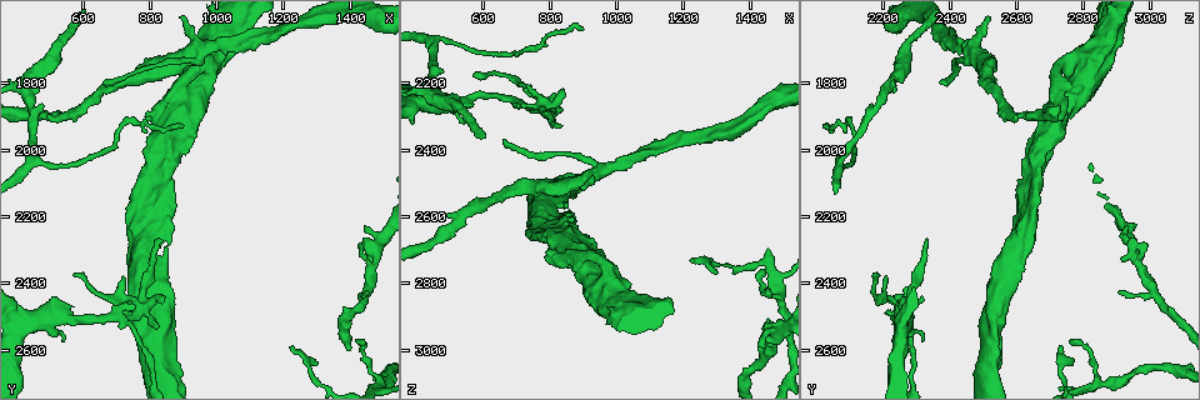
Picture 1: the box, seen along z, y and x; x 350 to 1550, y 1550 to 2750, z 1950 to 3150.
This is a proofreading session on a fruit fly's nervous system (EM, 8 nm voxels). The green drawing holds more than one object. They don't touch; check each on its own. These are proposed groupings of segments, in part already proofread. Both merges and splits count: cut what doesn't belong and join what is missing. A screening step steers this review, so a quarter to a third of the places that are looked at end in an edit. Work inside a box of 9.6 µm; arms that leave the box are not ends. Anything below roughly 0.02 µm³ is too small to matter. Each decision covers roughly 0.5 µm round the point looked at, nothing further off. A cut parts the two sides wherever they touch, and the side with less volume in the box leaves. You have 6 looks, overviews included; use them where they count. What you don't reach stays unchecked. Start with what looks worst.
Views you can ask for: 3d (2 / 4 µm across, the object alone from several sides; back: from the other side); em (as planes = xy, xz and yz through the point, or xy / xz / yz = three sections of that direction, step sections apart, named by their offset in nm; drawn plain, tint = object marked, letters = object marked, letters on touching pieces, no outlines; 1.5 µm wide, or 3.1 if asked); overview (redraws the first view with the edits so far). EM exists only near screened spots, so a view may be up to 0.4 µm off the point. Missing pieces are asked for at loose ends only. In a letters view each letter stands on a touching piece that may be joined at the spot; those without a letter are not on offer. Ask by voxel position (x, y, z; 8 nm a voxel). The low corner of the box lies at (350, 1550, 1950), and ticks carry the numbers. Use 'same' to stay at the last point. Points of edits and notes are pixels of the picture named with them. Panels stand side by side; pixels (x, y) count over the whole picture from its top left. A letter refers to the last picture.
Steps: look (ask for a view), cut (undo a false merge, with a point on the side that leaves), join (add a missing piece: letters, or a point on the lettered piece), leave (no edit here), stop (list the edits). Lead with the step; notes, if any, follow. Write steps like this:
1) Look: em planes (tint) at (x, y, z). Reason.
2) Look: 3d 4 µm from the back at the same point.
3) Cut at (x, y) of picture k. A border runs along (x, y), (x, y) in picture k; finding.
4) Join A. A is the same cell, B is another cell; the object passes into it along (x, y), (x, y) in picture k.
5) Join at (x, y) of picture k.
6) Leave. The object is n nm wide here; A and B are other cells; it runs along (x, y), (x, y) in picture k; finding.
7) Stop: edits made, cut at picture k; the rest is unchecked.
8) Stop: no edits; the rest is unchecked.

Look: em yz step 4 (letters) at (780, 1900, 2730). Free end.

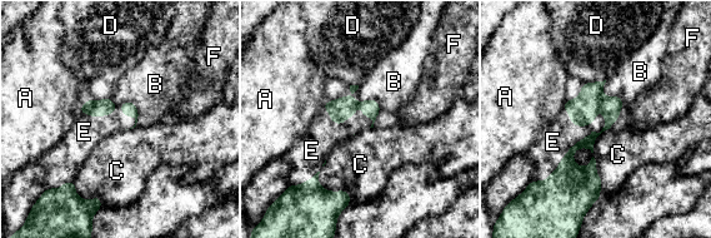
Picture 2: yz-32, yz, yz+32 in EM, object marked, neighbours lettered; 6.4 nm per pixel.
Look: em planes (letters) at the same point. Cut it another way.

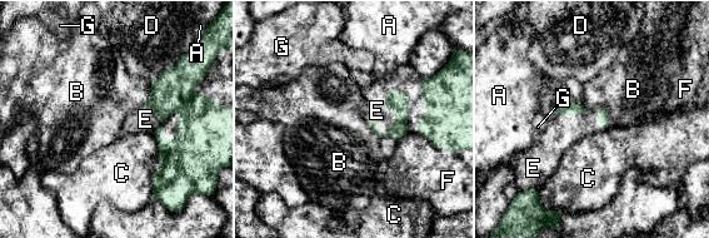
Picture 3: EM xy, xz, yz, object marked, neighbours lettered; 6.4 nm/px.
Join E. The longest contact is with C, 420 nm; E is the same cell, A, B, C, D, F and G are other cells; the object passes into it along (399, 104), (392, 114), (377, 110) in picture 3; it goes on there.

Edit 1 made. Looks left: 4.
Look: em yz step 4 (letters) at (750, 2480, 2270). Sharp bend.

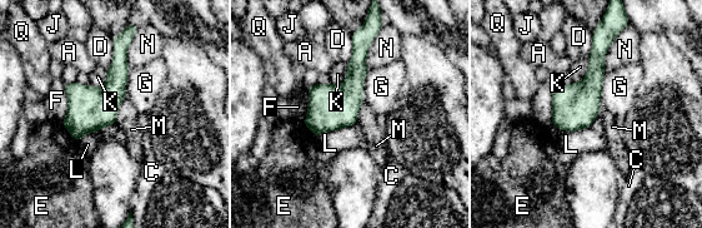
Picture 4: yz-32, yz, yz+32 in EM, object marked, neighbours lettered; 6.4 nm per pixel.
Leave. The longest contact is with L, 360 nm; A, C, D, E, F, G, J, K, L, M, N and Q are other cells; a border runs along (106, 70), (101, 85), (89, 85) in picture 4; all the same neuron.

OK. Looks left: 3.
Look: 3d 4 µm at (830, 2270, 2330). Free end.

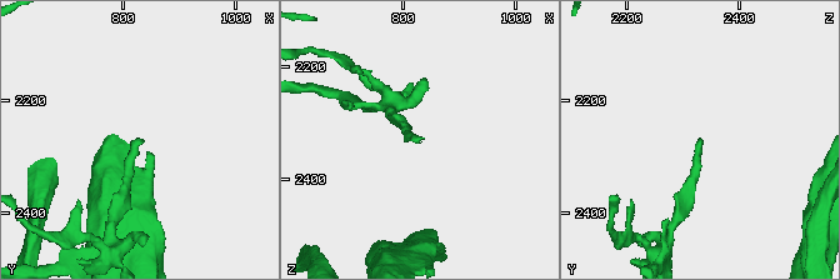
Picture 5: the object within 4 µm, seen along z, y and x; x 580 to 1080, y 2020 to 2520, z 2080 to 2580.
Look: em yz step 4 (tint) at (825, 2270, 2335).

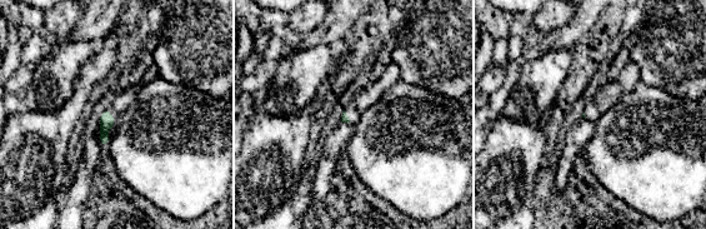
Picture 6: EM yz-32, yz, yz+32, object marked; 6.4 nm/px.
Look: em planes (letters) at the same point.

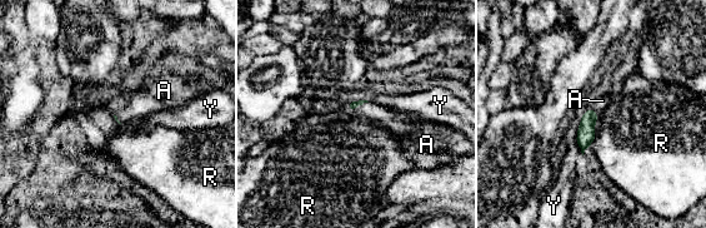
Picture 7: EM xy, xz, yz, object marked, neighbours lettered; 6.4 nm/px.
Join A. The longest contact is with A, 140 nm; A is the same cell, R and Y are other cells; it goes on there.

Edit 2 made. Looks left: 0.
Stop: edits made, join at picture 3, join at picture 7; the rest is unchecked.

